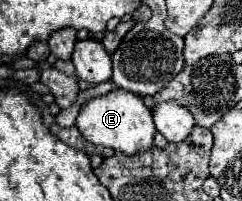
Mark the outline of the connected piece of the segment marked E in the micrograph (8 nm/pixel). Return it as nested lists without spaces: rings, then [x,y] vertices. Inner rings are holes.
[[[118,87],[102,97],[90,99],[80,109],[76,127],[80,129],[80,133],[86,141],[90,141],[94,145],[110,147],[114,151],[122,151],[124,155],[136,155],[136,153],[142,153],[142,151],[148,151],[150,147],[154,147],[156,127],[152,121],[152,111],[146,107],[146,103],[138,95],[134,95],[130,91],[122,91]]]

